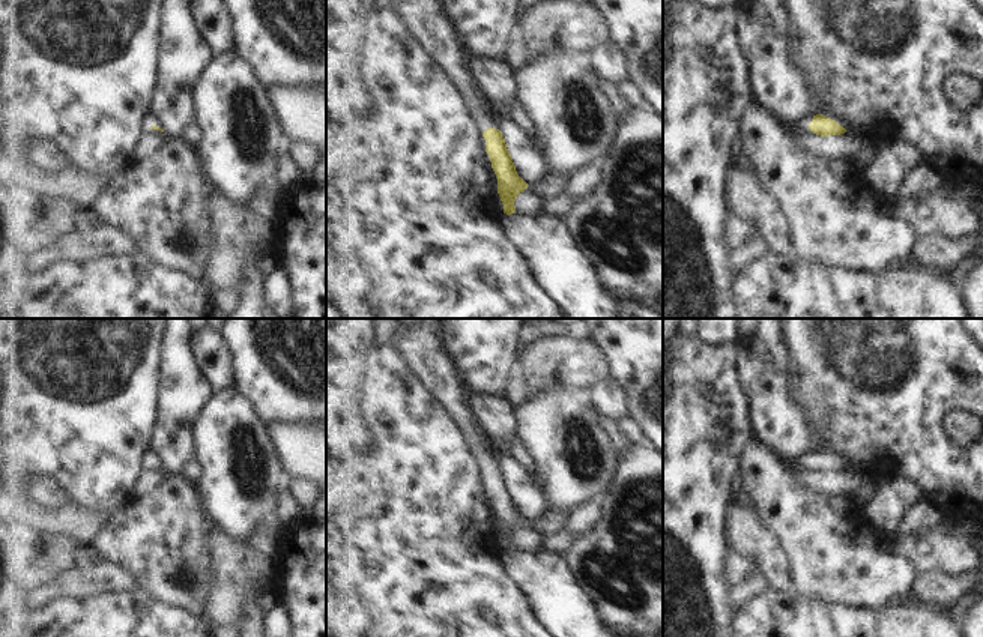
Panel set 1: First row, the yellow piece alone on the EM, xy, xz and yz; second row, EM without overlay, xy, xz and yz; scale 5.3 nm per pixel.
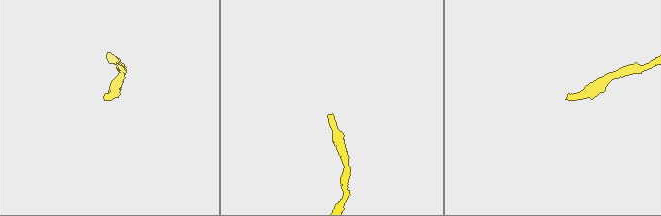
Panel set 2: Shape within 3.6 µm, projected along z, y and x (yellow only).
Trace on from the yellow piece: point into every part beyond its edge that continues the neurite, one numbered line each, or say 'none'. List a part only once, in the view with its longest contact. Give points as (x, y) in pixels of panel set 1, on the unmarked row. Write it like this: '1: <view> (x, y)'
1: yz (789, 460)

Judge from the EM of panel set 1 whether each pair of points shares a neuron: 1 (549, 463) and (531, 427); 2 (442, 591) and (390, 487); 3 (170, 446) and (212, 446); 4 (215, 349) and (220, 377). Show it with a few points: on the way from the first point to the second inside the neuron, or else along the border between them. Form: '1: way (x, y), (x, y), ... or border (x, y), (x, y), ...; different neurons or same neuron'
1: way (549, 454), (549, 445), (540, 436); same neuron
2: way (427, 565), (417, 540), (415, 513); same neuron
3: border (202, 412), (193, 425), (196, 458); different neurons
4: way (217, 356), (220, 370); same neuron

